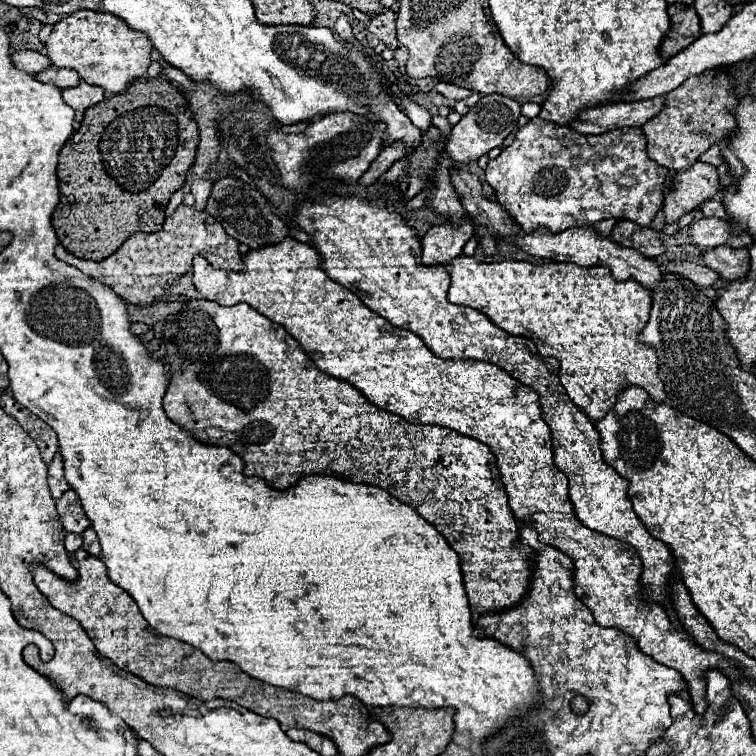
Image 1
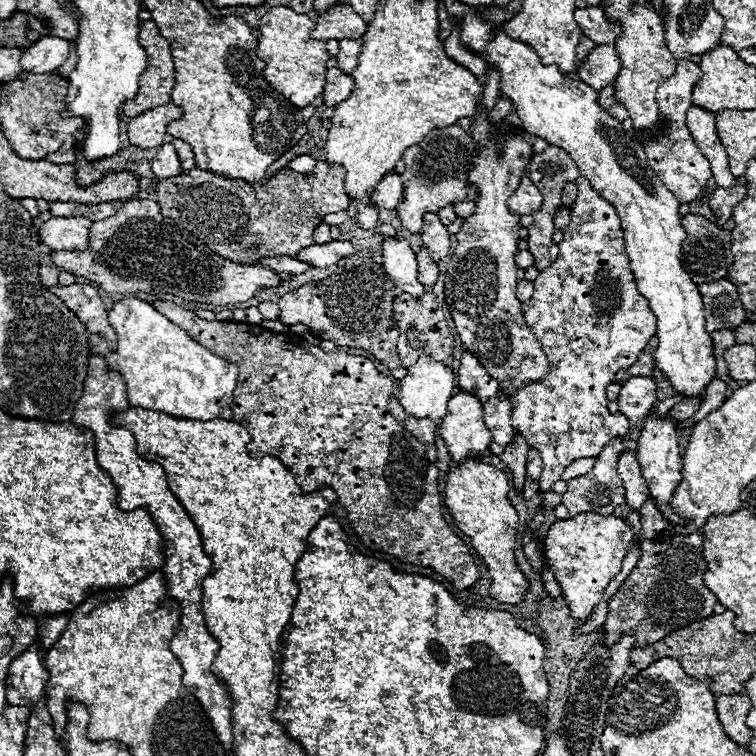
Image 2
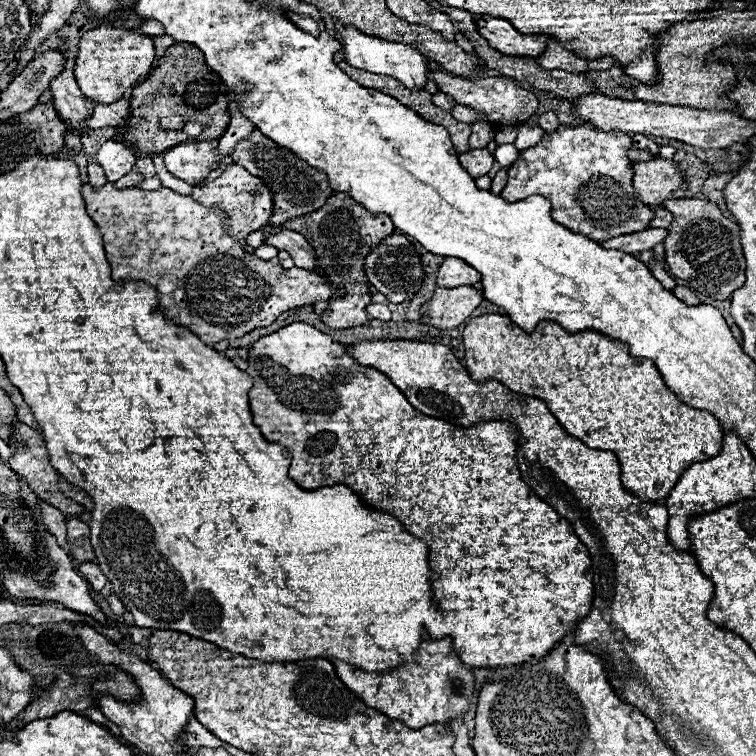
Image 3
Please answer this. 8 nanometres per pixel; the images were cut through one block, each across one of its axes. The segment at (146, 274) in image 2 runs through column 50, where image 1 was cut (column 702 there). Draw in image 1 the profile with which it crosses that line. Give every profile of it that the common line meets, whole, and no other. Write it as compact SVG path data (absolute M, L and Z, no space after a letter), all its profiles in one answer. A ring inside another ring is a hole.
M718 246L718 248L702 252L702 262L710 270L718 272L720 280L736 280L748 274L750 254L746 248Z

